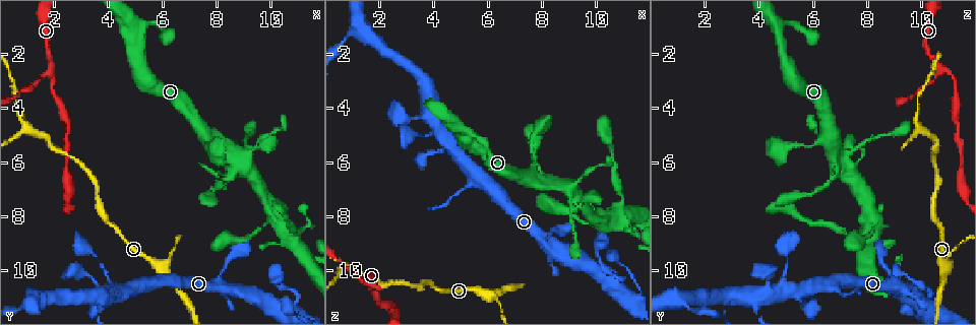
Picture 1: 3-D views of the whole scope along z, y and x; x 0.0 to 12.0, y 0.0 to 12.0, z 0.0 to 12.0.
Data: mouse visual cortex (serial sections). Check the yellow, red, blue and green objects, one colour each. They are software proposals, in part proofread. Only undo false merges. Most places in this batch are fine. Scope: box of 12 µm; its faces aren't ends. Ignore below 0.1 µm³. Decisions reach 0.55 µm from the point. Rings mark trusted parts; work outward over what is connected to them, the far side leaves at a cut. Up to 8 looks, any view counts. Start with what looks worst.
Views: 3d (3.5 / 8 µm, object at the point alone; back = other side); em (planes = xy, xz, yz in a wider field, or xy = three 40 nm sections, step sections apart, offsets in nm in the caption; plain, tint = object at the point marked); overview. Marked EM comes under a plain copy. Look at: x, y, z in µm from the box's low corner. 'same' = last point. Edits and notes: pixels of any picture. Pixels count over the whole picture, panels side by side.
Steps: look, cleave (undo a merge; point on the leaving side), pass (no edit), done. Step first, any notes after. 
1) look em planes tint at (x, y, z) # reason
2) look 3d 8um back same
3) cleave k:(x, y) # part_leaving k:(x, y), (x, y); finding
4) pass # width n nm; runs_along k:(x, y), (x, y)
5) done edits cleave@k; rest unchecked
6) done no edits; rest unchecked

look em xy step 3 tint at (8.2, 6.8, 6.6) # narrows sharply

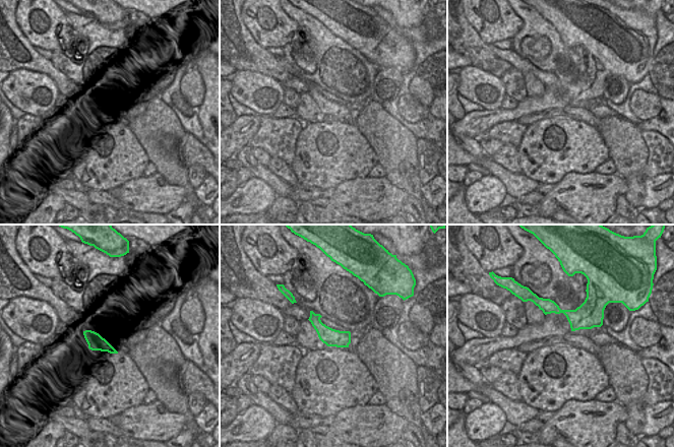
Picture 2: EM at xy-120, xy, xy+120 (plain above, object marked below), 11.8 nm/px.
look 3d 3.5um back same

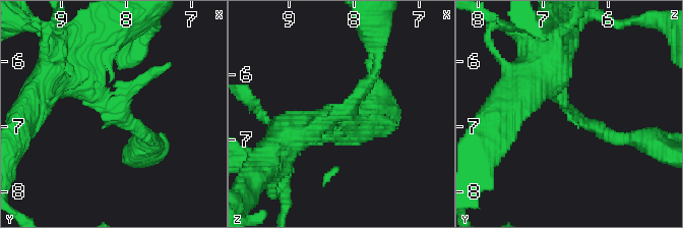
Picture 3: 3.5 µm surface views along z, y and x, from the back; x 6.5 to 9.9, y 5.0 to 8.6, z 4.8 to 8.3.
pass # runs_along 3:(77, 57), (83, 84), (148, 138); all the same cell

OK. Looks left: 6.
look 3d 3.5um back at (1.9, 2.5, 10.7) # three-way junction

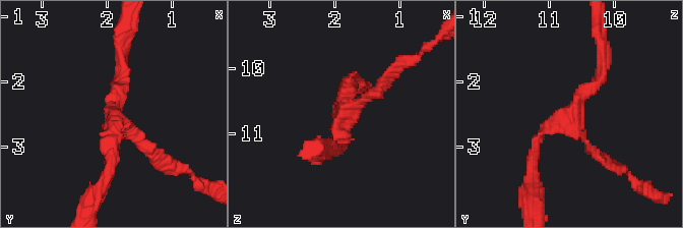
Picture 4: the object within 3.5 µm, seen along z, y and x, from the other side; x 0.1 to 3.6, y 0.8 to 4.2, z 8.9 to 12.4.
look em xy step 5 tint at (1.90, 2.55, 10.70) # arms 3; arm_widths 150, 150, 200 nm; now the EM

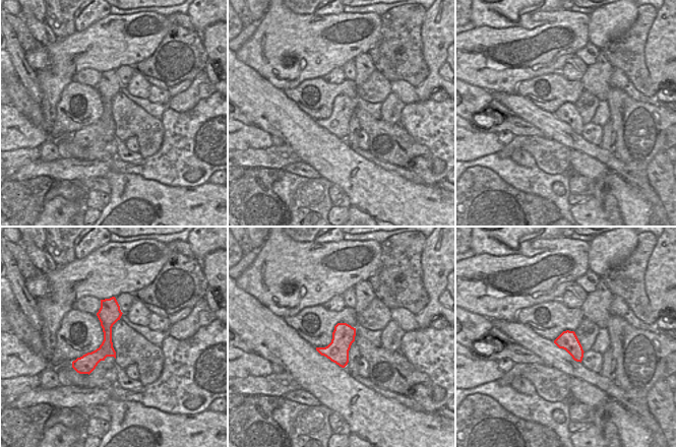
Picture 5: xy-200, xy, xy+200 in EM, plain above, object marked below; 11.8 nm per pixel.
pass # all the same cell

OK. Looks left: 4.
look 3d 3.5um at (3.5, 9.5, 5.0) # calibre changes

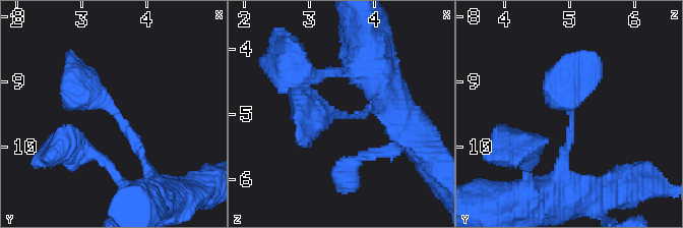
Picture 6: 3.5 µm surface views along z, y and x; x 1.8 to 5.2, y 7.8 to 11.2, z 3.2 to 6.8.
look em planes tint at (3.55, 9.45, 5.00)

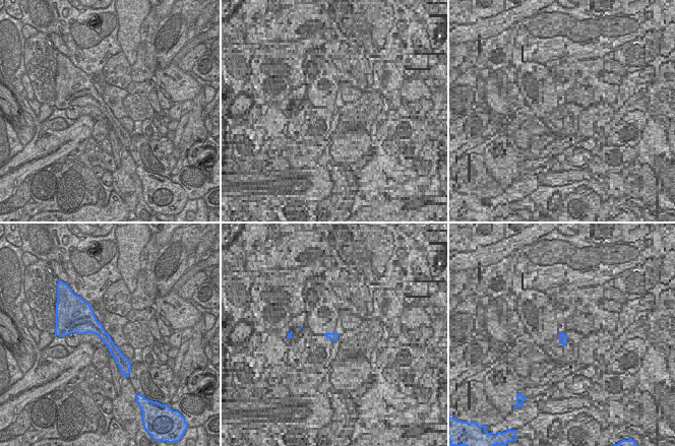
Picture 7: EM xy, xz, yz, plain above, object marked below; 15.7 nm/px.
pass # runs_along 7:(75, 329), (96, 328), (126, 362); all the same cell

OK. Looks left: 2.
done no edits; rest unchecked

